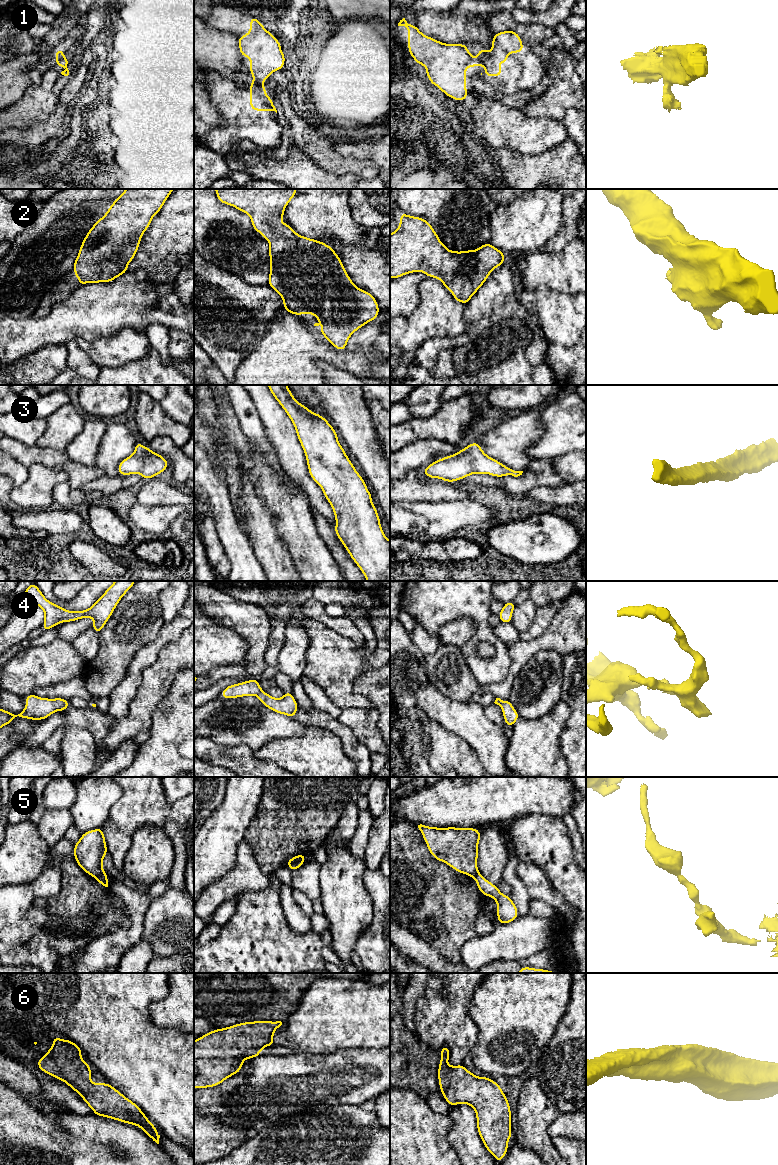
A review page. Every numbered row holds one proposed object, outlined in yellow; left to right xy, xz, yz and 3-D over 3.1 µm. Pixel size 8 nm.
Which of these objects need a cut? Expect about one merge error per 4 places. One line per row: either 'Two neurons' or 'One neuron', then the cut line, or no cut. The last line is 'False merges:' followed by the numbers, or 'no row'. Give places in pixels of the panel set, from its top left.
1: Two neurons. Split along xy (63, 56), (56, 63)
2: One neuron. No split
3: One neuron. No split
4: Two neurons. Split along xz (262, 691), (256, 695)
5: Two neurons. Split along xz (302, 861), (295, 862), (289, 866)
6: One neuron. No split
False merges: 1, 4, 5

